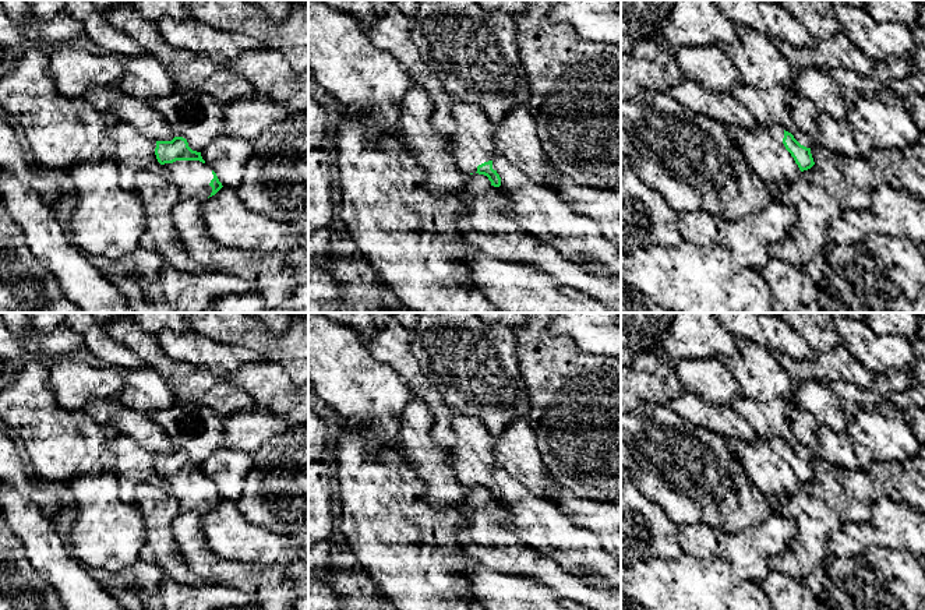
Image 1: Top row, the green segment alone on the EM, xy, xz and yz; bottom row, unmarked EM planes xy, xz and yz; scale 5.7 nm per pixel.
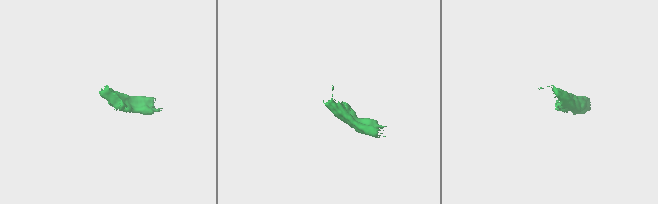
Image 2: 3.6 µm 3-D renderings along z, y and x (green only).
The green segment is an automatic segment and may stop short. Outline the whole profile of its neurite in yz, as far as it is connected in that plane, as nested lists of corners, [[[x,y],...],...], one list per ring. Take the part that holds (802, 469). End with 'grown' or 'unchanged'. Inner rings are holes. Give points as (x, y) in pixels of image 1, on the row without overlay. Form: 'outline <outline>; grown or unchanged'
outline [[[756,437],[753,441],[724,438],[724,441],[742,463],[748,477],[766,497],[792,497],[801,491],[804,483],[815,477],[811,461],[801,458],[791,445],[783,442],[780,438]]]; grown

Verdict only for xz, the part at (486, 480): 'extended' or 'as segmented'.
extended

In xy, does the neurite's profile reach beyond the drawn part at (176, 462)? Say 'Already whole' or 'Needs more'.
Needs more

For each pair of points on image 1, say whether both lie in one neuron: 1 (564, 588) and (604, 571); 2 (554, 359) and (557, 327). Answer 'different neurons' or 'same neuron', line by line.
1: different neurons
2: different neurons

